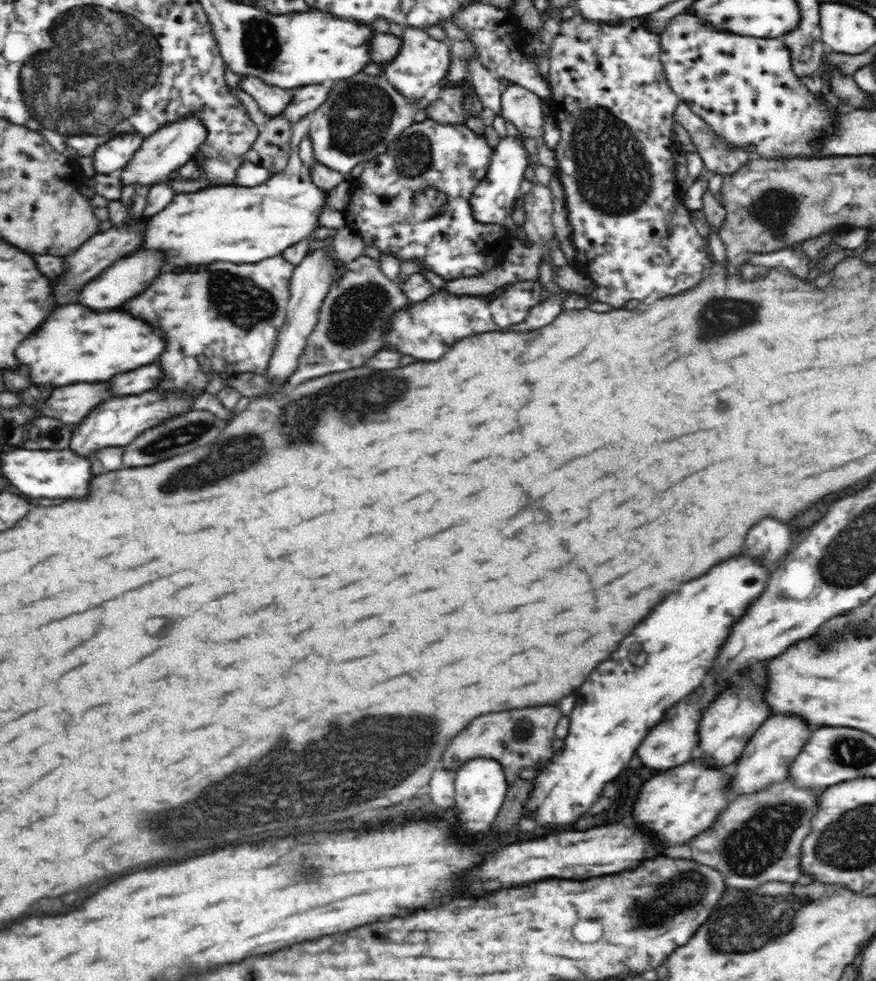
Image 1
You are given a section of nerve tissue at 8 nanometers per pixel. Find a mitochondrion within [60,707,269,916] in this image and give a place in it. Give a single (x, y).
(86, 891)

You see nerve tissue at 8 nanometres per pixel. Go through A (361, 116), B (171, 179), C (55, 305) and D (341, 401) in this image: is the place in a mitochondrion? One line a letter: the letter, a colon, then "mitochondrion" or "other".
A: mitochondrion
B: other
C: other
D: mitochondrion

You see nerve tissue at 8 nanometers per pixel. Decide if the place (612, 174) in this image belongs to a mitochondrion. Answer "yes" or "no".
yes

